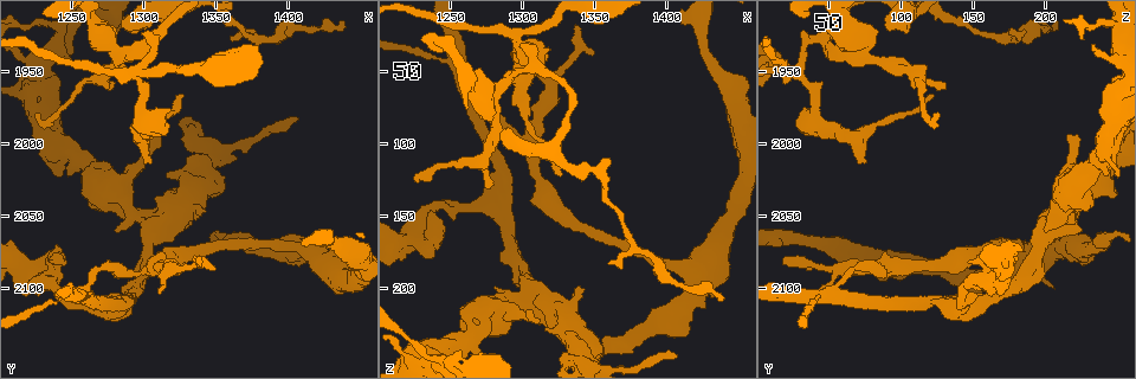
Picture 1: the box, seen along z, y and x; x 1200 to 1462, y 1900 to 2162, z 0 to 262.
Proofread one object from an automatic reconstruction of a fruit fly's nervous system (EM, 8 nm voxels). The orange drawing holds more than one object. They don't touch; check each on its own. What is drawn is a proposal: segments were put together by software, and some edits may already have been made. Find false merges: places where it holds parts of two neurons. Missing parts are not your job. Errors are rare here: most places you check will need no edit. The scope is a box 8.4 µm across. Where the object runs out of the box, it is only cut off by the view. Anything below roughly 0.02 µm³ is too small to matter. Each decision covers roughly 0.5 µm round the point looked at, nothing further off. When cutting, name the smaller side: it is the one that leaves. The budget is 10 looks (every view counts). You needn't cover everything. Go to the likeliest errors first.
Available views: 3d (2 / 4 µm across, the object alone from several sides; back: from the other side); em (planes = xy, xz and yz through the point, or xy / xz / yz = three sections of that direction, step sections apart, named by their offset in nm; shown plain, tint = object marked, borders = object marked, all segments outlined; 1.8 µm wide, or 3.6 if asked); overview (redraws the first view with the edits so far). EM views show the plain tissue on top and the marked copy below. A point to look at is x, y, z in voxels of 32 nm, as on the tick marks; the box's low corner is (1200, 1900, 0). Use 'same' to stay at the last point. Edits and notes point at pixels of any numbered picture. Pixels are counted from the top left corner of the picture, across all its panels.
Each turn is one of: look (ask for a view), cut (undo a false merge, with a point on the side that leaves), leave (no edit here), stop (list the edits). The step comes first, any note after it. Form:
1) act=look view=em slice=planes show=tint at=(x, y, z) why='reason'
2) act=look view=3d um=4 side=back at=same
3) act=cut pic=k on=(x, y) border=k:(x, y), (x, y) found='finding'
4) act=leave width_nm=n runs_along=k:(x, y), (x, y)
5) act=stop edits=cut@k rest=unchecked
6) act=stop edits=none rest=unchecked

act=look view=em slice=planes show=tint at=(1296, 1948, 26) why='abrupt turn'

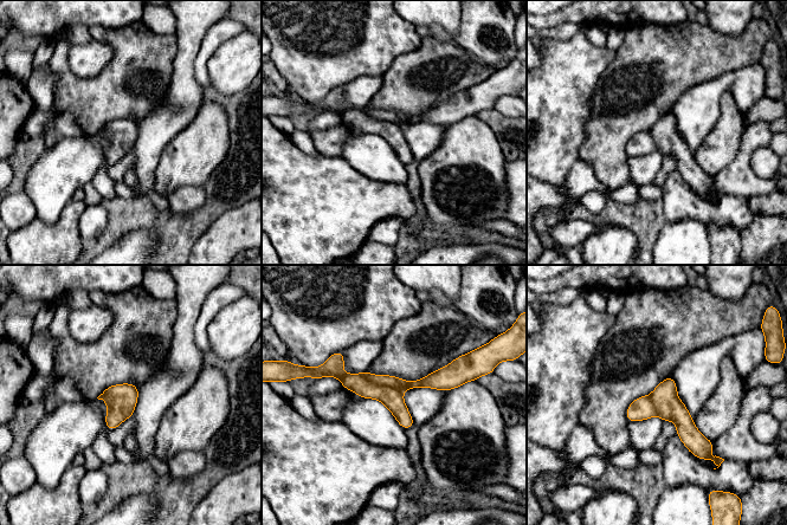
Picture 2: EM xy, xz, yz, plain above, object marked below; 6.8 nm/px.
act=cut pic=2 on=(388, 381) width_nm=190 found='two neurons meet here'

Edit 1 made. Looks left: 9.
act=look view=em slice=xy step=16 show=borders at=(1262, 2104, 56)

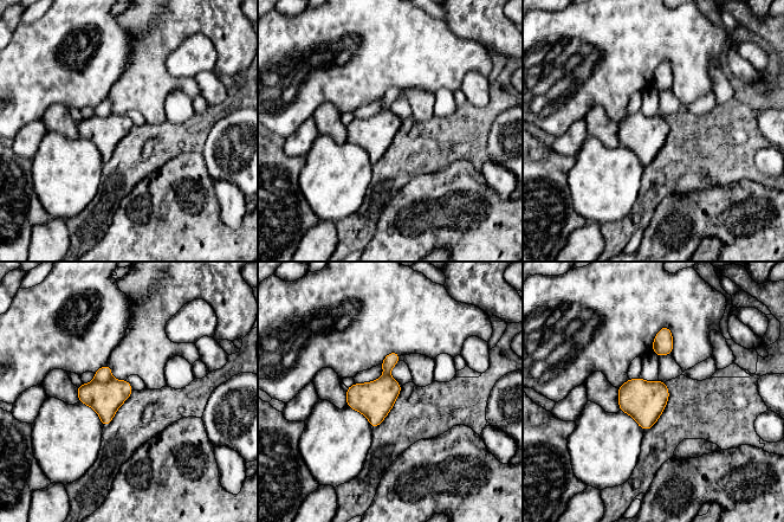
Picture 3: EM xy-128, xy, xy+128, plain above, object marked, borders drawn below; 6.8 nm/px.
act=cut pic=3 on=(103, 374) border=3:(111, 378), (107, 381), (95, 381) found='a second neuron is stuck on'

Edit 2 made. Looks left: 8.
act=look view=overview why='redraw'

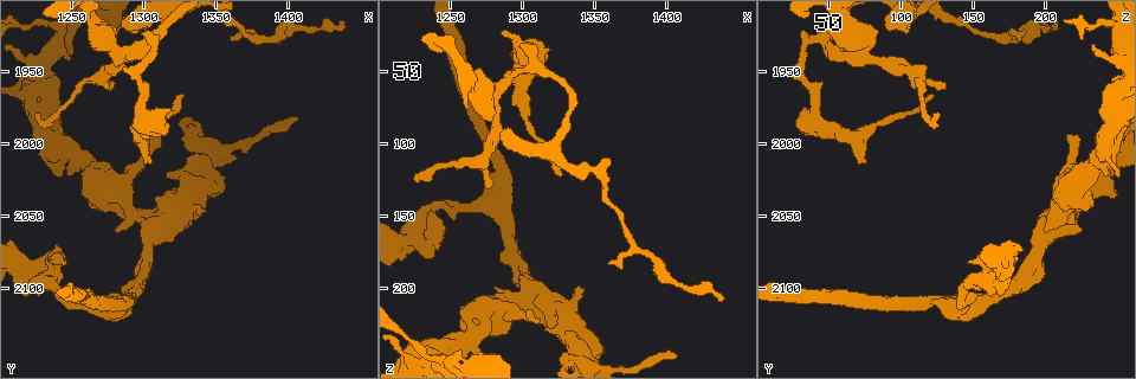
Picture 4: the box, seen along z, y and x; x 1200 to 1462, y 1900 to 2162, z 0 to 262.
act=look view=em um=3.6 slice=xy step=16 show=tint at=(1274, 2020, 228) why='thick turns thin'

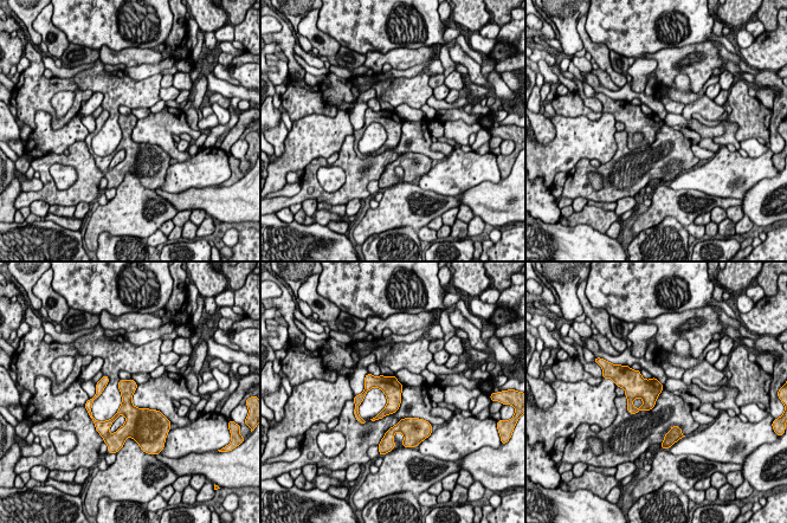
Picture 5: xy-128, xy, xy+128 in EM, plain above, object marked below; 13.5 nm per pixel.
act=look view=em um=3.6 slice=planes show=borders at=same why='another direction'

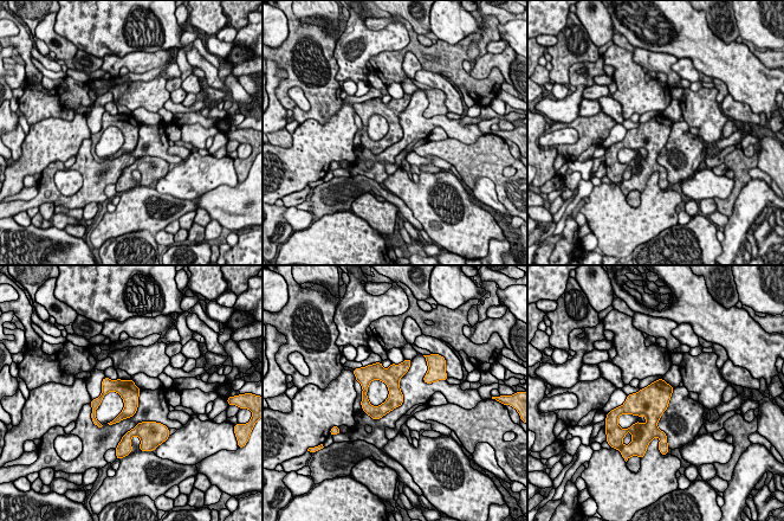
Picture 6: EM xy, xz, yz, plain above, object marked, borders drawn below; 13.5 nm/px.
act=leave found='all the same neuron'

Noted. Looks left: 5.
act=look view=em slice=xy step=16 show=tint at=(1232, 2094, 154) why='branch point'

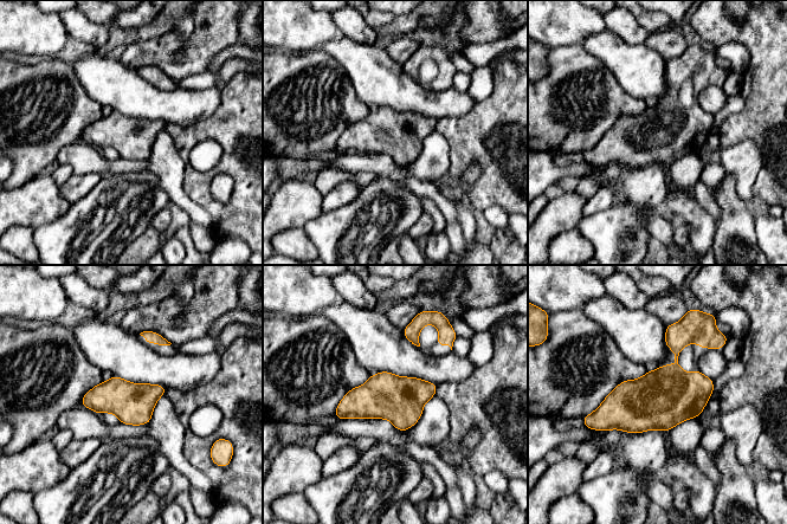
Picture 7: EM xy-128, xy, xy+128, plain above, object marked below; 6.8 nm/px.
act=look view=em slice=planes show=tint at=same why='another direction'

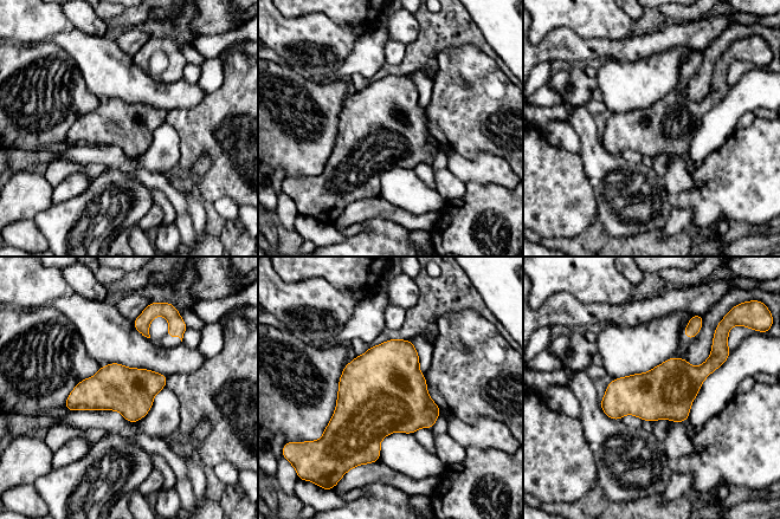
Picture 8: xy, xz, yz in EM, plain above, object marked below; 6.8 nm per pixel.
act=leave width_nm=320 found='continuous, no second neuron'

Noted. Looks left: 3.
act=stop edits=cut@2,cut@3 rest=unchecked

